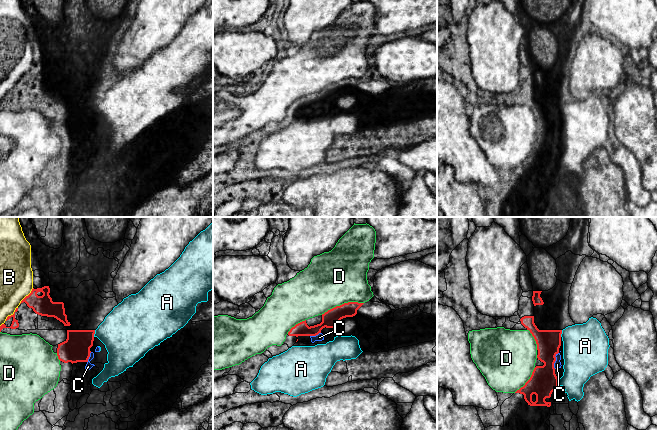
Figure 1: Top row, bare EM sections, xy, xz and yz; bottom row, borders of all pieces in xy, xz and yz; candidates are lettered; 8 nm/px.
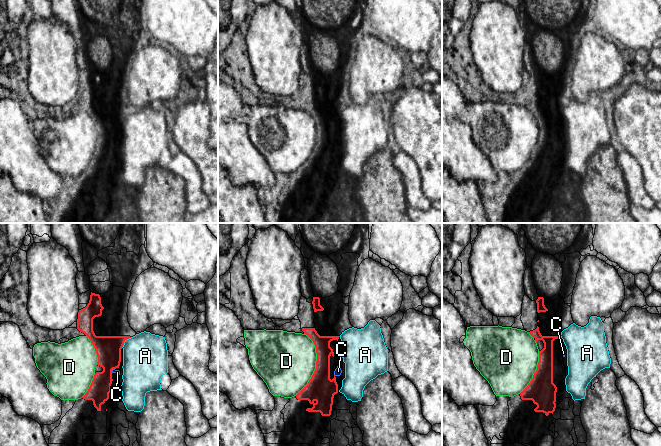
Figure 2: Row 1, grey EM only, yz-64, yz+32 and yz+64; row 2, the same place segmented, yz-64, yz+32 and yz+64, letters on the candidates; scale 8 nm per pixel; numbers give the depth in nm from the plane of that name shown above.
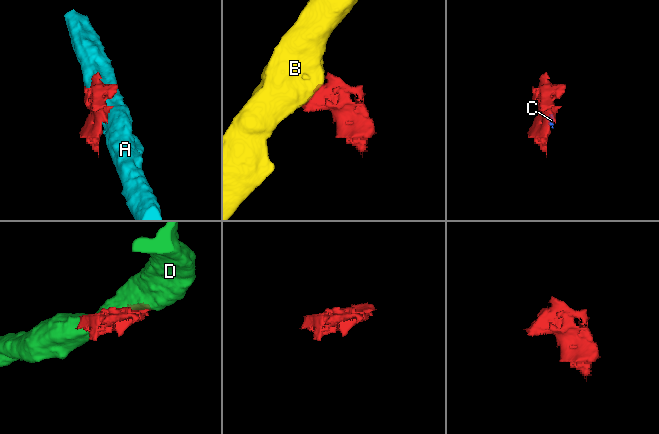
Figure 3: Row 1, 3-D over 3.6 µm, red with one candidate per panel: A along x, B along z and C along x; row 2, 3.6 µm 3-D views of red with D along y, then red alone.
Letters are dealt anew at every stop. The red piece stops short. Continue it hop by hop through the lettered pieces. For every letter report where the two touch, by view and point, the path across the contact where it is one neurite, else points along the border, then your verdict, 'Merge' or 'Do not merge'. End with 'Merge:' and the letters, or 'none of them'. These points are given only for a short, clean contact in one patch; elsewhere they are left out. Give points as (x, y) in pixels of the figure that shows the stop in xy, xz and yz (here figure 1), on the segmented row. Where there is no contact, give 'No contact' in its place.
A: Touches red at xy (94, 333). Do not merge
B: Touches red at xy (11, 315). Do not merge
C: Touches red at yz (555, 360). Merge
D: Touches red at xz (342, 304). Do not merge
Merge: C

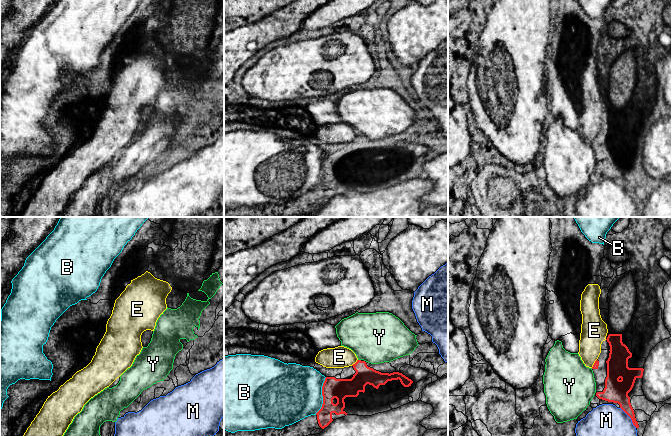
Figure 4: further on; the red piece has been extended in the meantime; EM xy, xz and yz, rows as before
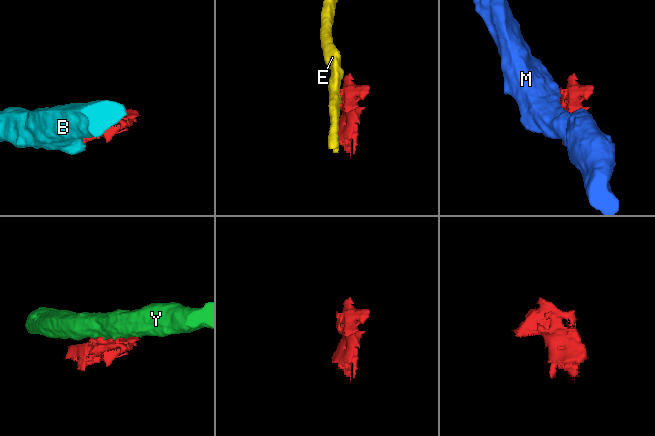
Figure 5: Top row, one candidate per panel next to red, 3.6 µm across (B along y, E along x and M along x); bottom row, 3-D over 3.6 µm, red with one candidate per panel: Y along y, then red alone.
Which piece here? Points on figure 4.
B: Touches red at xz (322, 395). Do not merge
E: Touches red at xz (355, 363). Boundary: xz (357, 359), (351, 365). Do not merge
M: Touches red at yz (629, 416). Do not merge
Y: Touches red at xz (359, 360). Boundary: xz (358, 359), (360, 360). Do not merge
Merge: none of them

